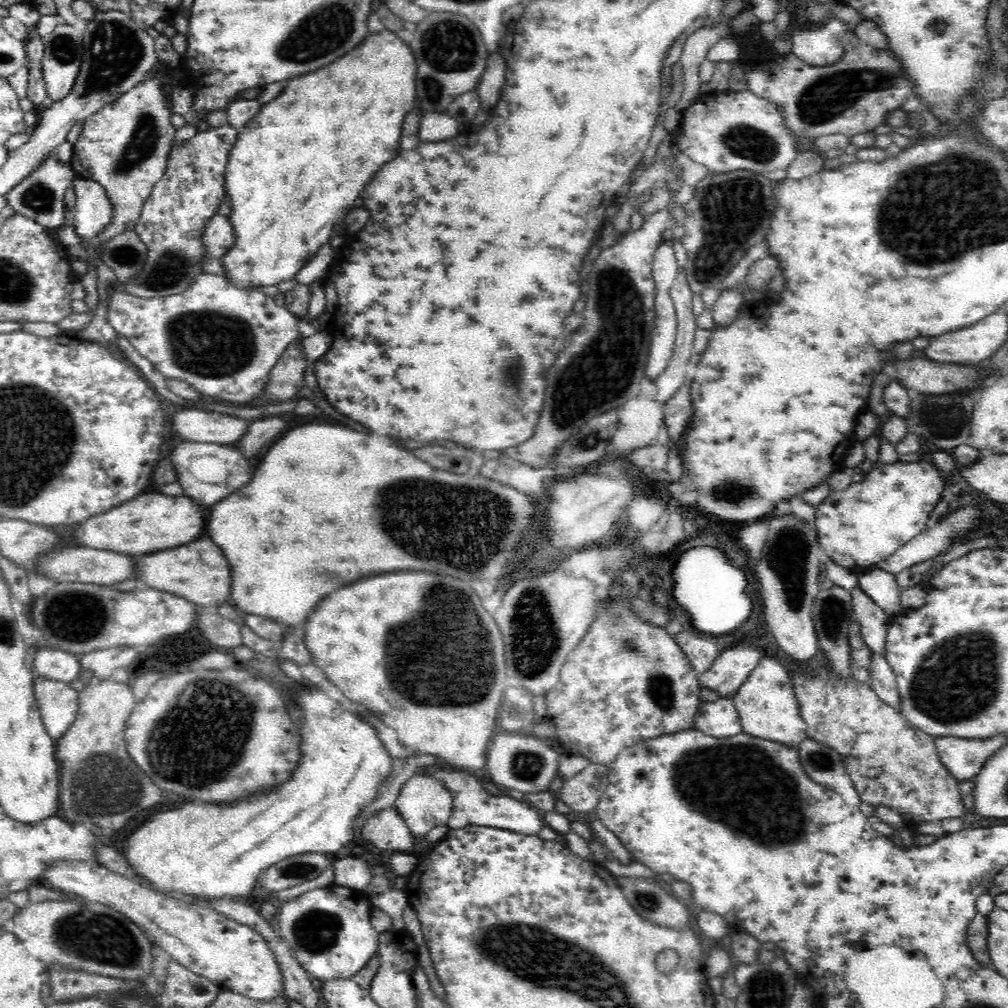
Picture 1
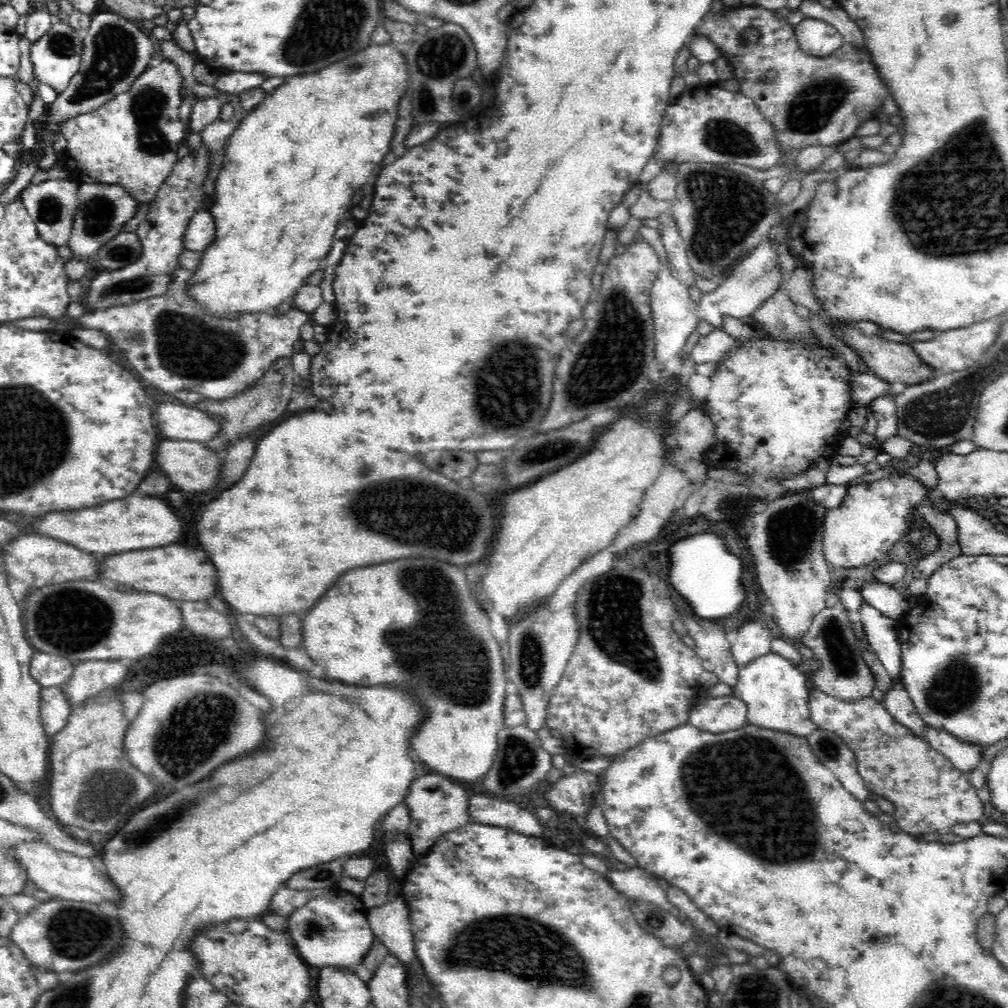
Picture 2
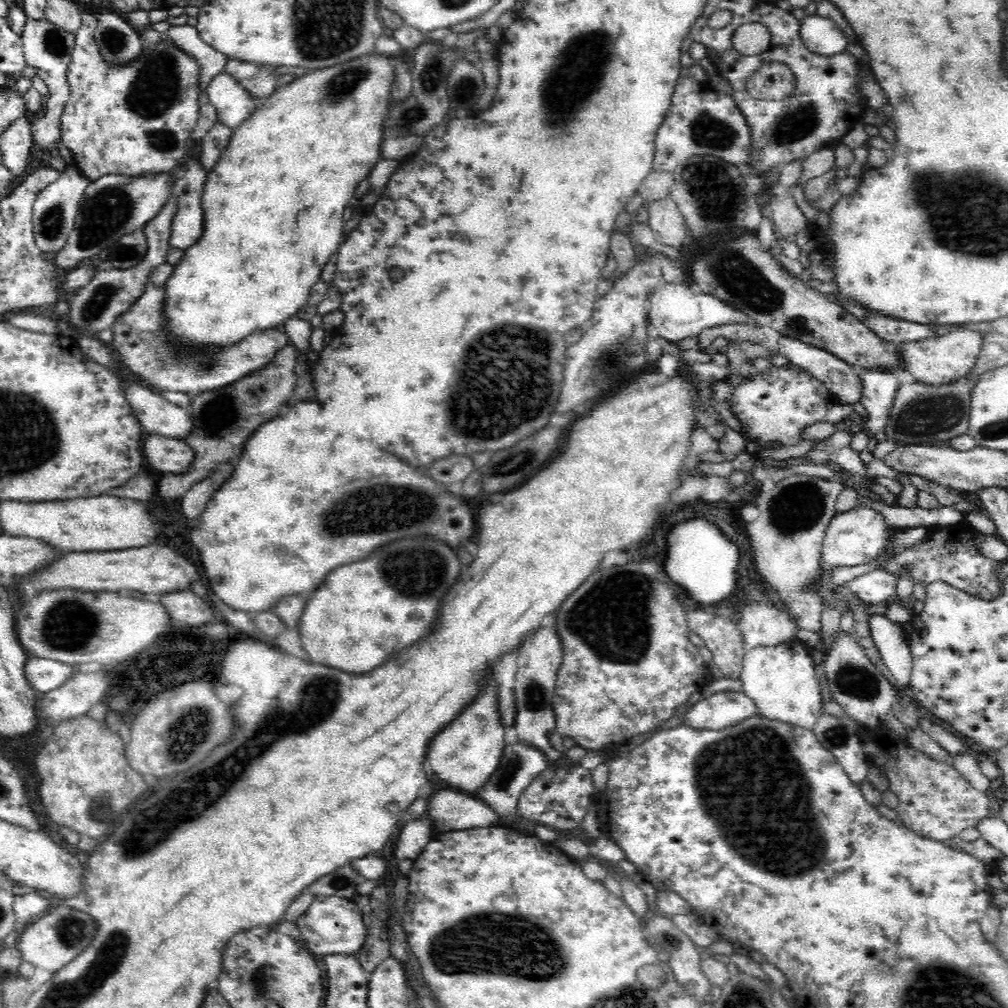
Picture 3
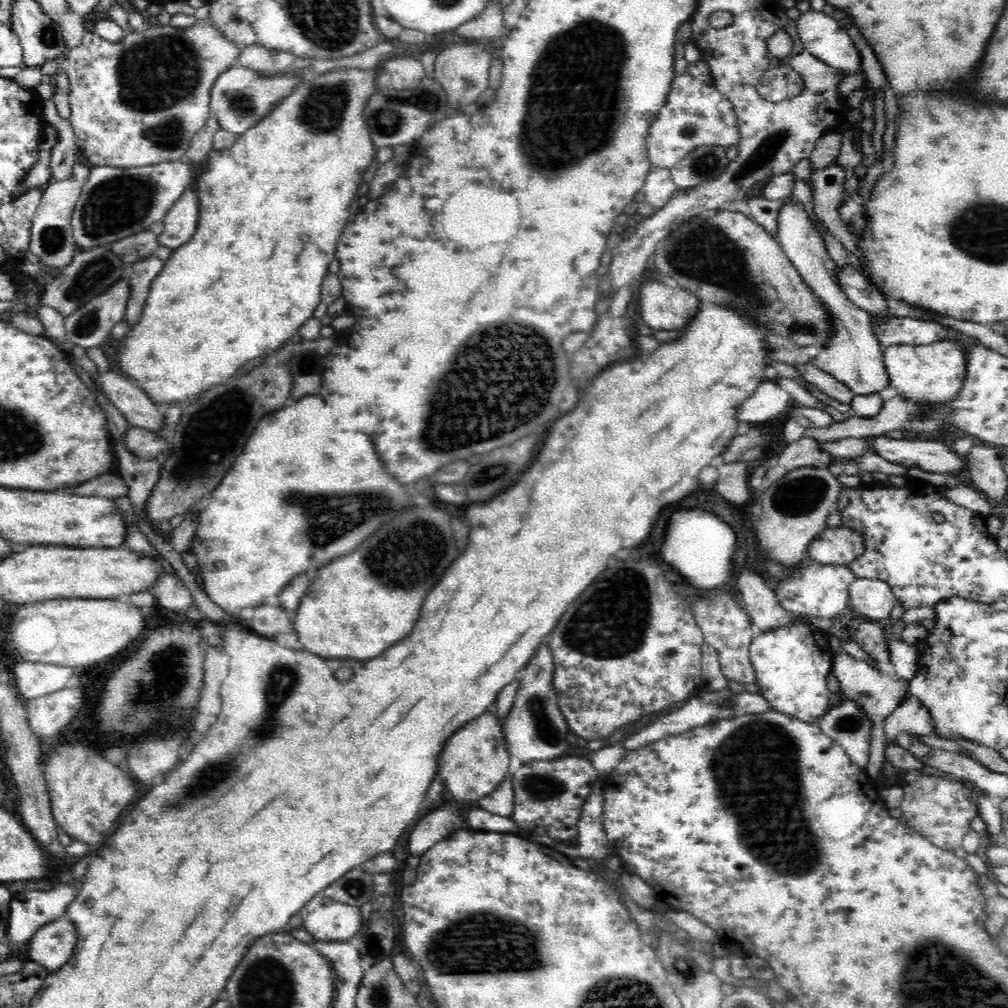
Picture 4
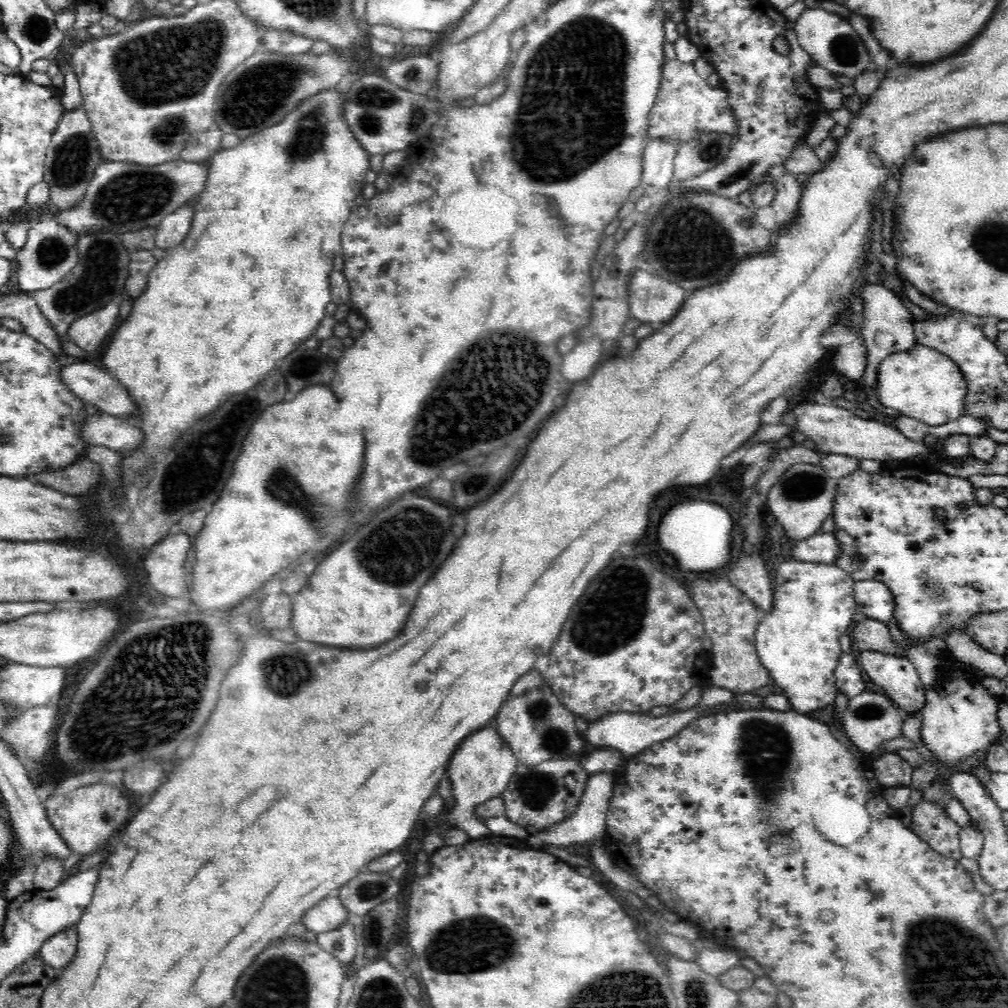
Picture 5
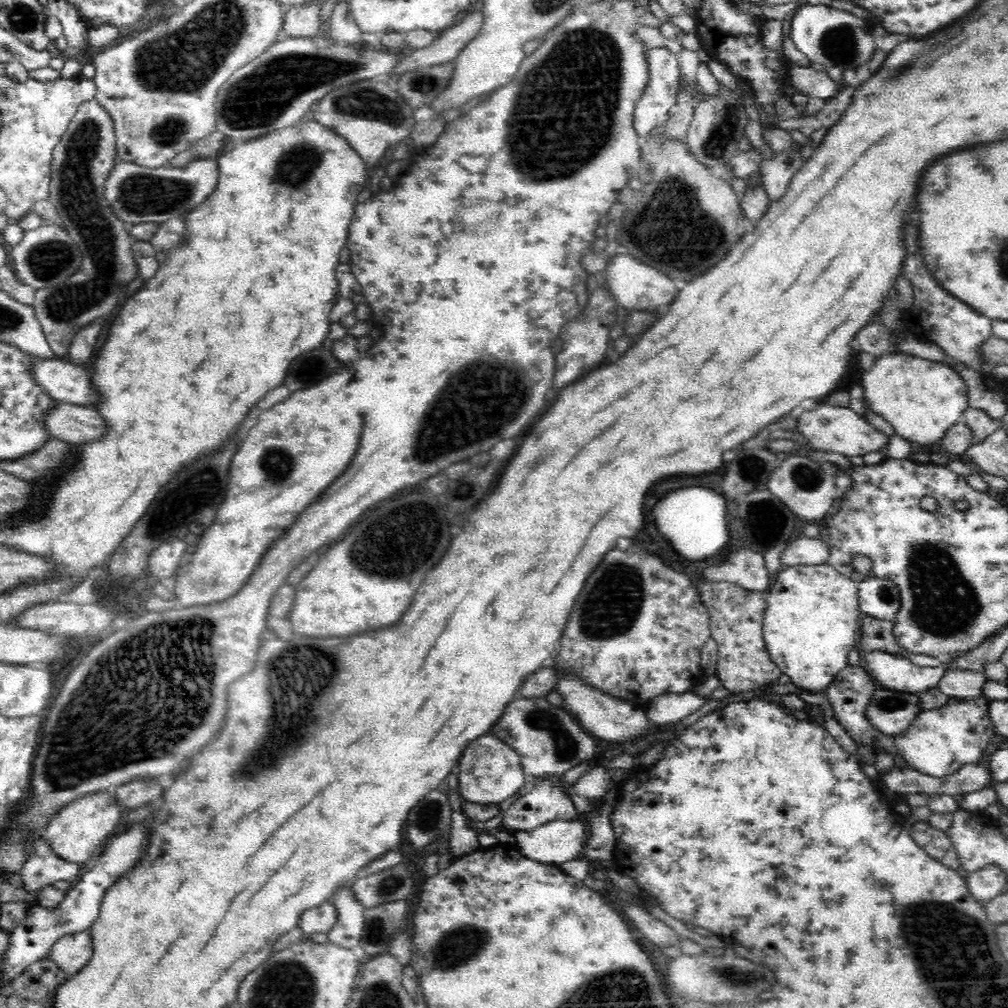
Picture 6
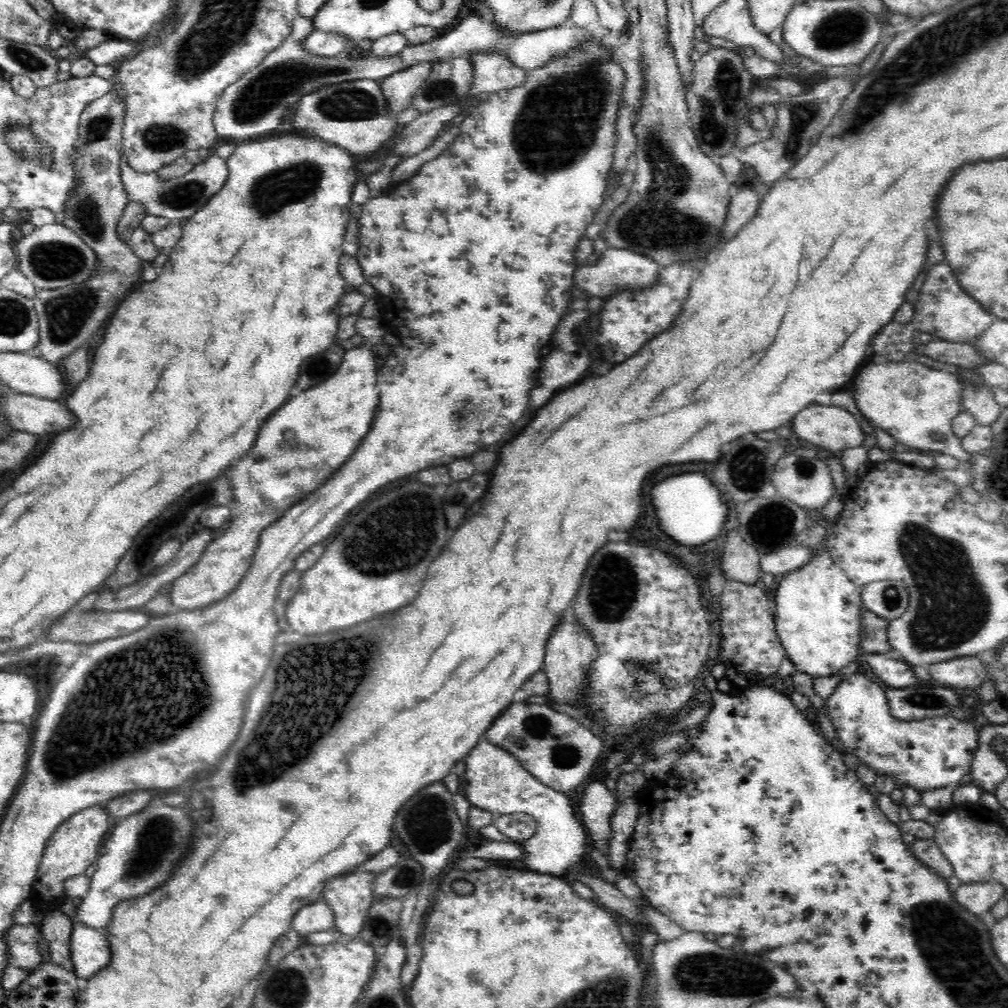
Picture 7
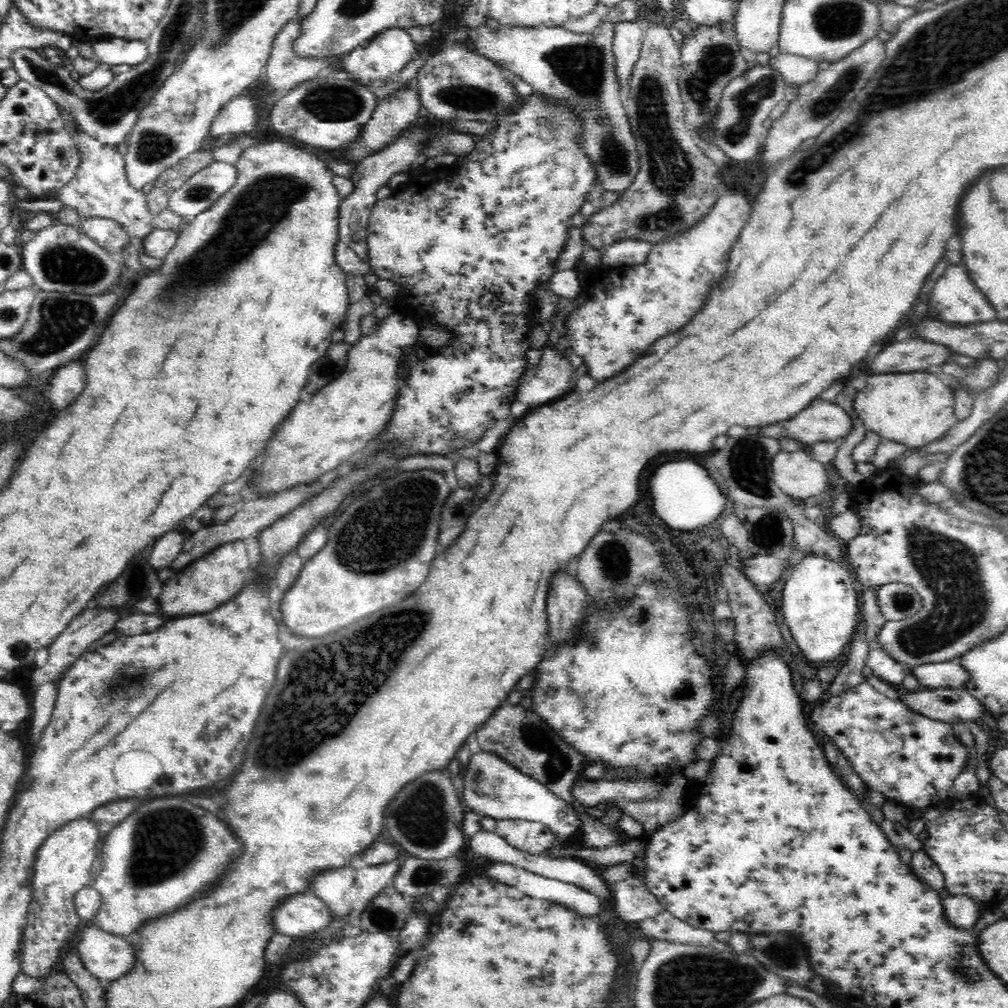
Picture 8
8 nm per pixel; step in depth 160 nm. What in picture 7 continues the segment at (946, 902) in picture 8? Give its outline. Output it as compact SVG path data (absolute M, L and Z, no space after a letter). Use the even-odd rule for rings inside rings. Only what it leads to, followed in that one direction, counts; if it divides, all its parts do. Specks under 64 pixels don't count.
M972 882L961 884L953 893L955 901L968 912L983 918L990 908L1004 898L1006 887L999 882Z

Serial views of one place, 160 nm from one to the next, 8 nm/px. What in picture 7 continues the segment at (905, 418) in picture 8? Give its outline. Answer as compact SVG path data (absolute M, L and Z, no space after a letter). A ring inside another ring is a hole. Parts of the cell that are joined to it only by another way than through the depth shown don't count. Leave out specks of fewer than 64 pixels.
M907 358L900 362L880 360L880 364L866 362L866 368L862 368L854 378L855 401L866 420L891 434L897 442L901 442L906 447L949 454L963 464L967 464L969 468L971 455L962 447L960 437L952 431L953 420L963 409L963 393L964 389L953 372L930 368L917 360L908 361Z

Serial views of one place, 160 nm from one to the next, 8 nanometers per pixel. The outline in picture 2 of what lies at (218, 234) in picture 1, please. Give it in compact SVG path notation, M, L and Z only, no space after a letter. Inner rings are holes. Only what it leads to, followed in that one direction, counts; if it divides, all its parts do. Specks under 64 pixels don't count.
M198 207L190 217L186 232L183 236L184 247L189 251L202 252L215 242L215 222L213 216Z

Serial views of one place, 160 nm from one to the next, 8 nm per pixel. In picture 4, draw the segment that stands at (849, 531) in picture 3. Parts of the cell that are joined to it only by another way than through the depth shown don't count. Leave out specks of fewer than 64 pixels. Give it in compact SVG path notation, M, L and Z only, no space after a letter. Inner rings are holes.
M827 527L807 546L810 562L816 564L847 565L862 556L863 536L846 527Z

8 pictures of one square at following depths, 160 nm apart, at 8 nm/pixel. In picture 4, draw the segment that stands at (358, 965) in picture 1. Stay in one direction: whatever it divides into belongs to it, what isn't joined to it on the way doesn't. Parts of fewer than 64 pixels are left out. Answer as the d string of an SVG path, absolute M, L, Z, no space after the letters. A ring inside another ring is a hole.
M323 892L313 896L299 914L303 928L315 940L352 941L362 926L360 907L332 900Z

